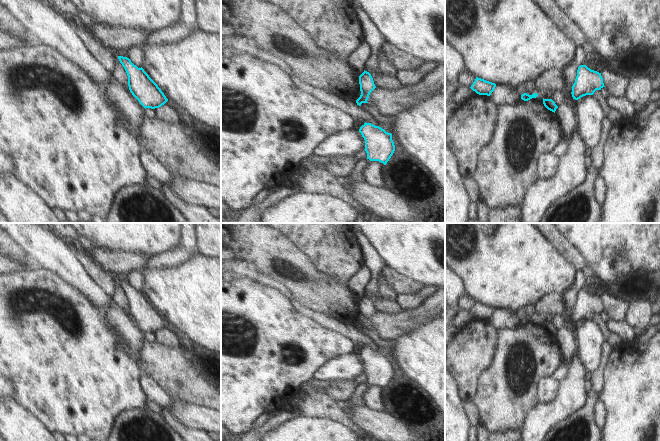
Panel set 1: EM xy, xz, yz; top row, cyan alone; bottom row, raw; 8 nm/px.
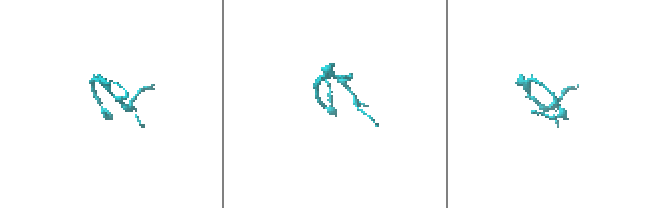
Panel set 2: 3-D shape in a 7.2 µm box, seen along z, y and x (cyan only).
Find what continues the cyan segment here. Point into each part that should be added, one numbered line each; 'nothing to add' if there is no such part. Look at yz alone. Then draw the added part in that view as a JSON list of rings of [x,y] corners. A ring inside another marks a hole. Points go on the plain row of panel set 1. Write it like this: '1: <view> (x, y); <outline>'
nothing to add

